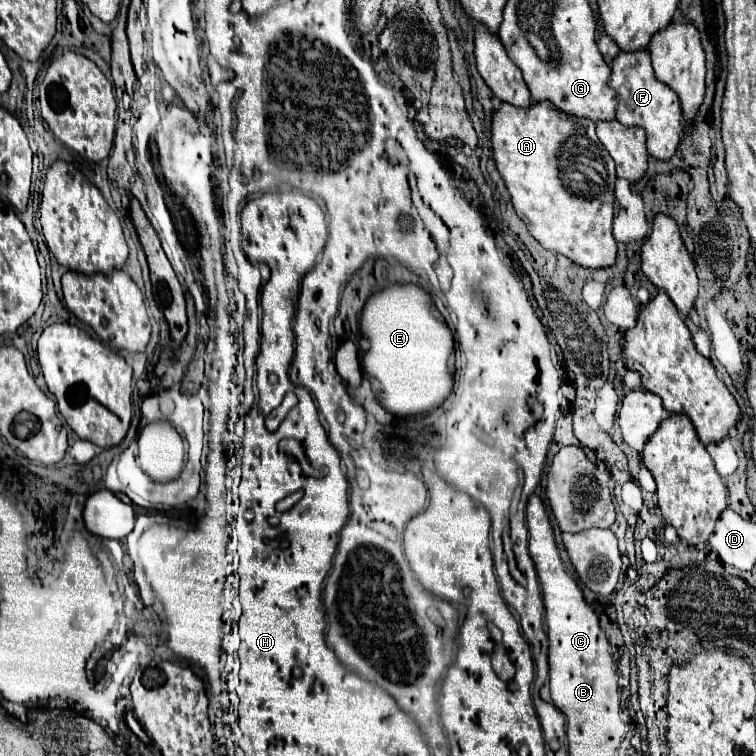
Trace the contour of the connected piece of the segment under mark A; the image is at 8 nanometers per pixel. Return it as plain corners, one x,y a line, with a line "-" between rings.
550,101
532,103
526,109
502,103
500,109
494,111
492,119
492,153
518,217
526,223
530,235
544,249
560,253
570,261
590,269
614,265
616,241
612,237
612,219
616,167
608,151
602,147
596,127
590,119
566,115

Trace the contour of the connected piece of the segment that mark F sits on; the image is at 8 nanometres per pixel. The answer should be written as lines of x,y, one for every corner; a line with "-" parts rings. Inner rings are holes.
646,49
626,53
622,51
612,61
612,75
610,75
610,87
616,89
622,103
618,103
616,119
622,125
638,125
646,129
646,147
648,153
656,159
668,161
682,139
684,133
684,119
682,119
682,107
678,95
666,87
666,83
658,81
652,65
650,65
650,53

